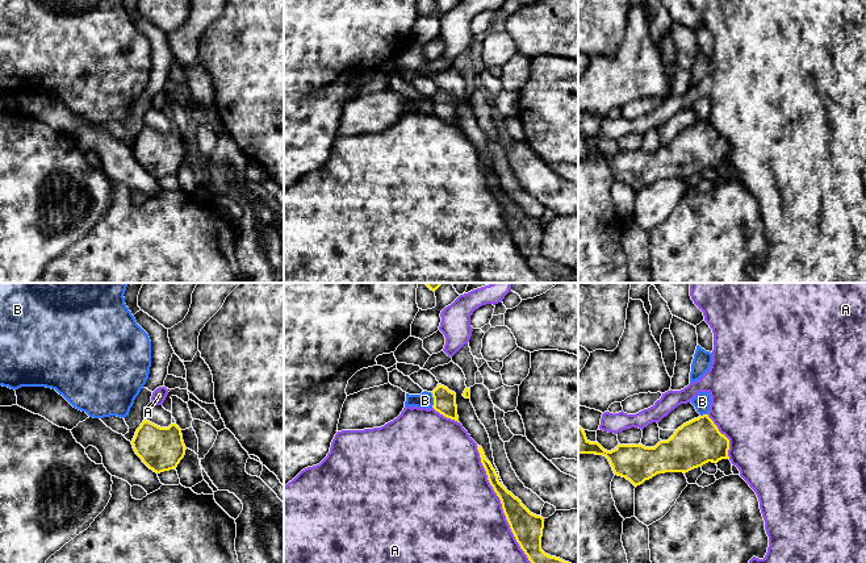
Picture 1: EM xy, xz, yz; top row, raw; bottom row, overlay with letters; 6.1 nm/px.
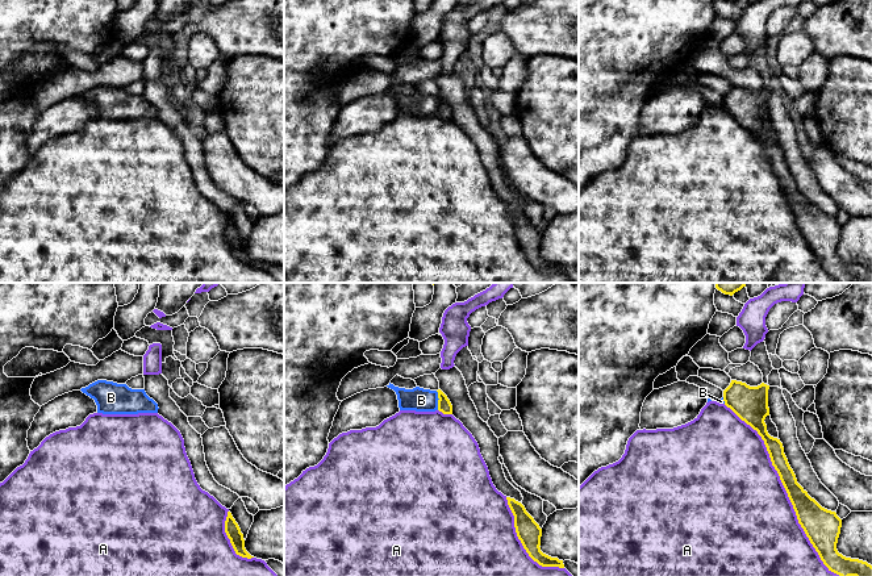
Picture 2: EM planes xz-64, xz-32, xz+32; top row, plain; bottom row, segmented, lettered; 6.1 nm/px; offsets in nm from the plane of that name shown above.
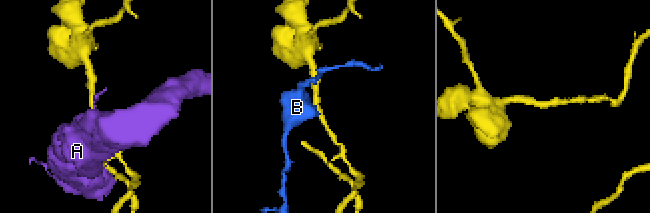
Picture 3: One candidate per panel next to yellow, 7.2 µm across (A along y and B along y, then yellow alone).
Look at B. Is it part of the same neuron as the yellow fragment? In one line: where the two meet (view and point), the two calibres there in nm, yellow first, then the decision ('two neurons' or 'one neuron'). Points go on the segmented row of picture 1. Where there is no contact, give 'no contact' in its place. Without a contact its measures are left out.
contact xz (434, 400); calibres 140 and 100 nm; two neurons

